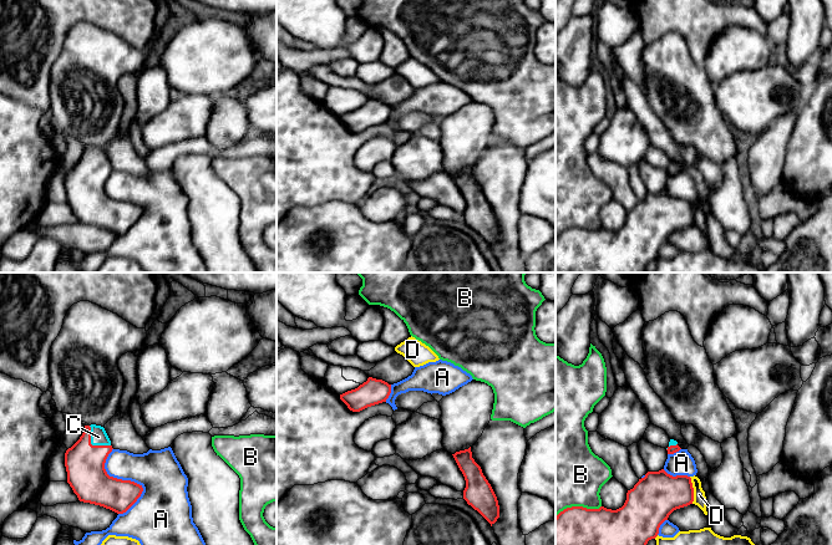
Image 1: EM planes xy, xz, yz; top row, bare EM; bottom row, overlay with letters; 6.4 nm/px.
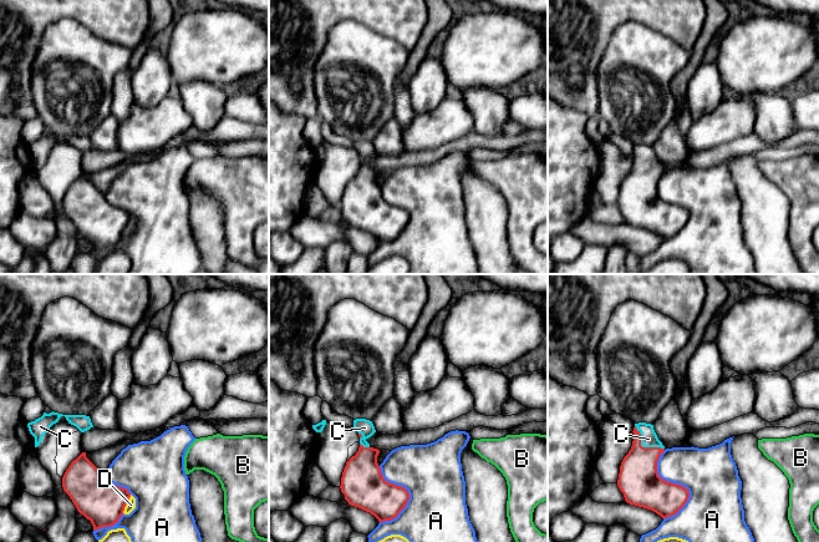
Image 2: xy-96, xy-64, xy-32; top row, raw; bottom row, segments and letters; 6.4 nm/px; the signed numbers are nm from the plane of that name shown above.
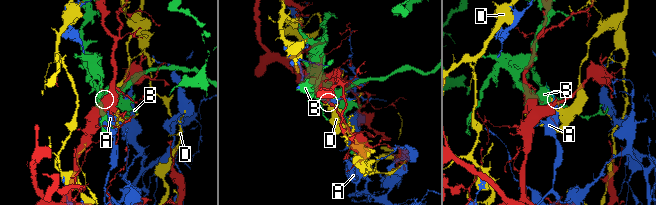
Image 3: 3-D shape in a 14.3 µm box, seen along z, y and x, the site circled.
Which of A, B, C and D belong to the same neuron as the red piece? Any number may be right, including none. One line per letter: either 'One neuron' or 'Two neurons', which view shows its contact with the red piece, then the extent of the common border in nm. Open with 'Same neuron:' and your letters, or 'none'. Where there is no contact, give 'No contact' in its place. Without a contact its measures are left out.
Same neuron: C
A: Two neurons. Touches red in xy. Shared border 440 nm
B: Two neurons. Touches red in yz. Shared border 300 nm
C: One neuron. Touches red in xy. Shared border 190 nm
D: Two neurons. Touches red in yz. Shared border 180 nm

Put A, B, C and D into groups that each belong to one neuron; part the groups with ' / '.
A / B / C / D

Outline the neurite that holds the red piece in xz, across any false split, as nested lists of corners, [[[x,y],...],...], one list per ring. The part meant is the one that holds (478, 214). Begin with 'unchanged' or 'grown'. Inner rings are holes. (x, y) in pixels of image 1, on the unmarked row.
unchanged; [[[471,168],[452,177],[466,202],[463,220],[492,248],[499,239],[498,221],[481,188],[472,179]]]

